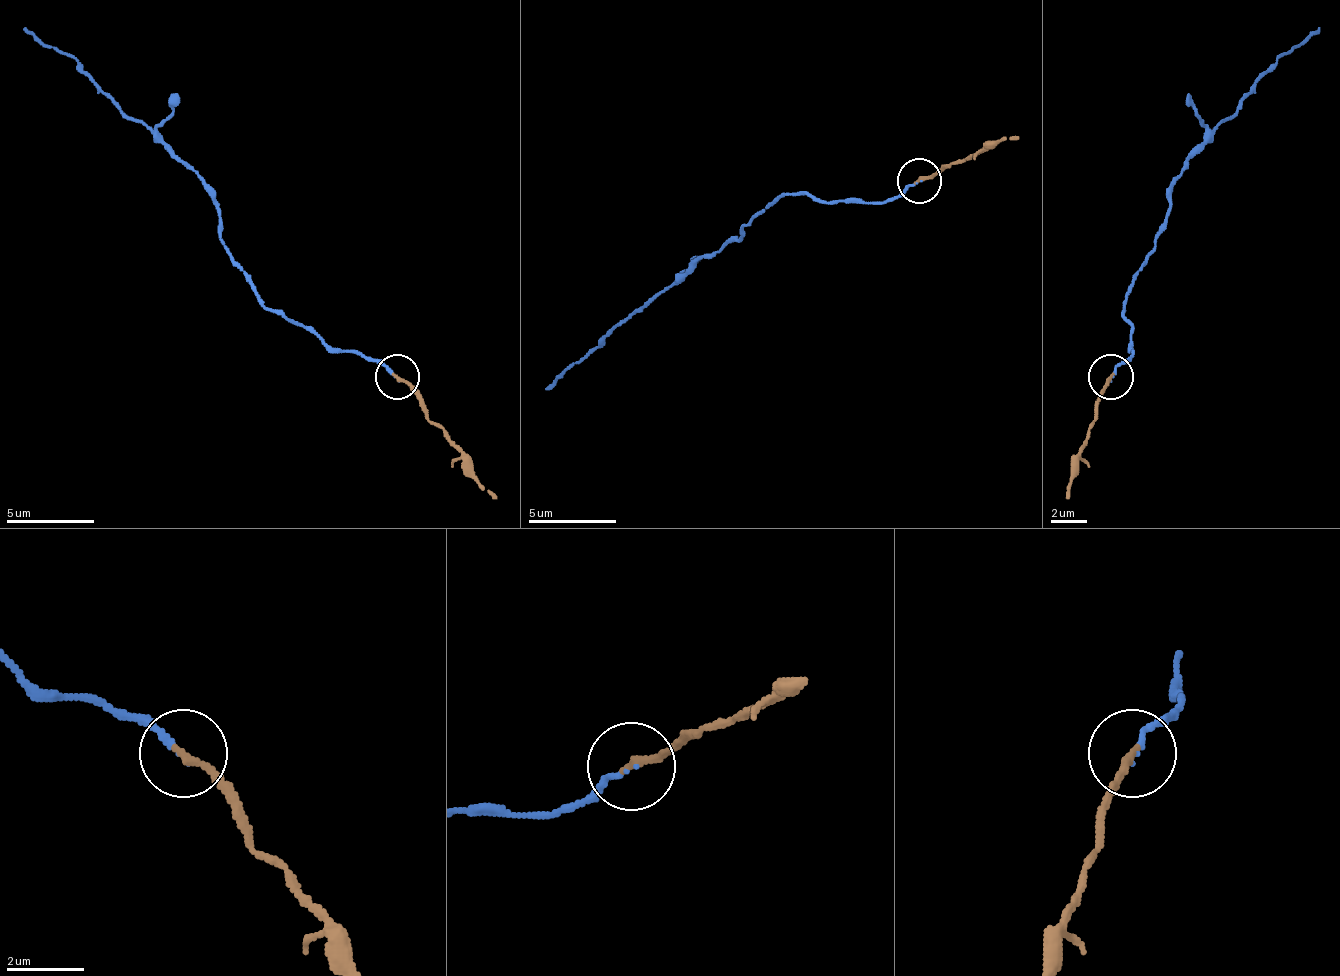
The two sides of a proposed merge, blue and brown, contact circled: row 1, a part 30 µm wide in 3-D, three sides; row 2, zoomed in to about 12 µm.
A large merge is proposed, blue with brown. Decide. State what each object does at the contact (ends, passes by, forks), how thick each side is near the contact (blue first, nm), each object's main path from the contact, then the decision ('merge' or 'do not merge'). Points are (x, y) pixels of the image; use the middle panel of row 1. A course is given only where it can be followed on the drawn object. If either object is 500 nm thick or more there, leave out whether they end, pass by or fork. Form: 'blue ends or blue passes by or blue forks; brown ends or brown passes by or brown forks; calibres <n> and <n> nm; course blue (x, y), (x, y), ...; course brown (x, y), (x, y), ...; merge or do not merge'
blue ends; brown ends; calibres 130 and 240 nm; course blue (915, 182), (880, 204), (783, 195), (747, 226), (738, 239), (707, 253), (543, 390); course brown (920, 182), (982, 146), (1017, 137); merge

